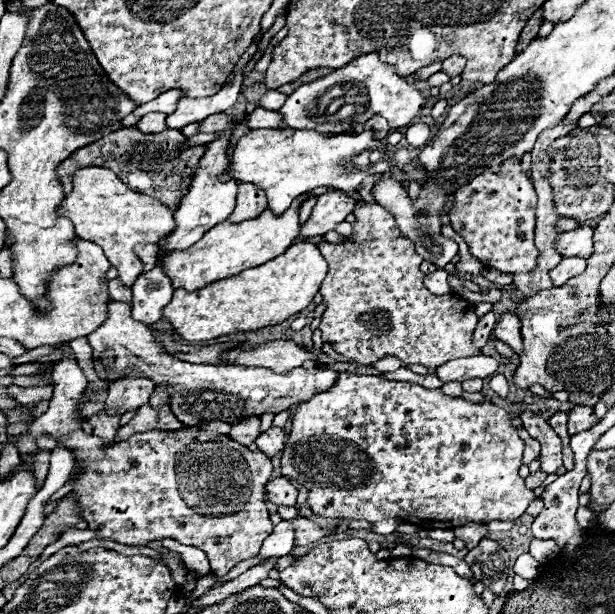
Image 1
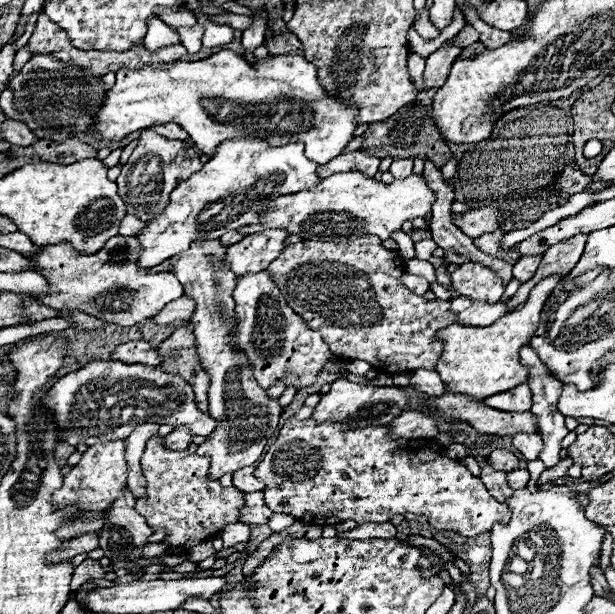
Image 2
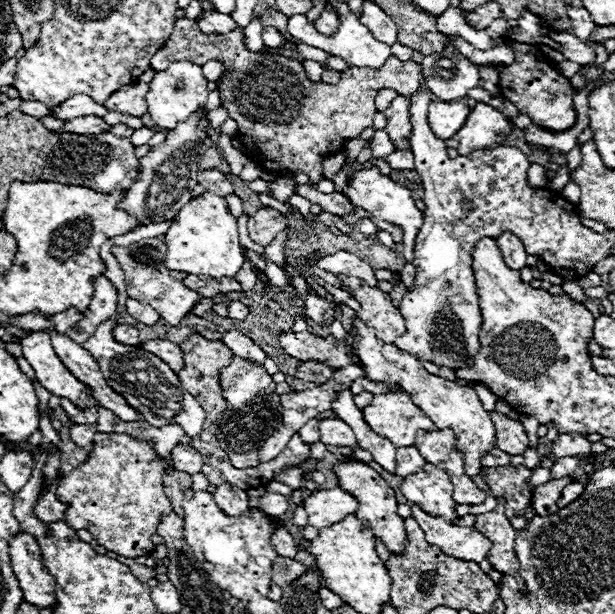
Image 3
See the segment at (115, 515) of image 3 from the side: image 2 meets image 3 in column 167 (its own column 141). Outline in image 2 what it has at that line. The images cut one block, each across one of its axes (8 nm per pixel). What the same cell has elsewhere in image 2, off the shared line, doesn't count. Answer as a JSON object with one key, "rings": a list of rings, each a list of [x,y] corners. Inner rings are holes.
{"rings":[[[154,434],[142,454],[142,472],[146,478],[146,498],[136,500],[136,510],[146,518],[152,532],[166,532],[162,542],[168,546],[168,554],[186,554],[196,544],[218,534],[226,524],[240,522],[244,492],[234,486],[224,488],[220,480],[210,480],[210,456],[168,450],[164,436]]]}

